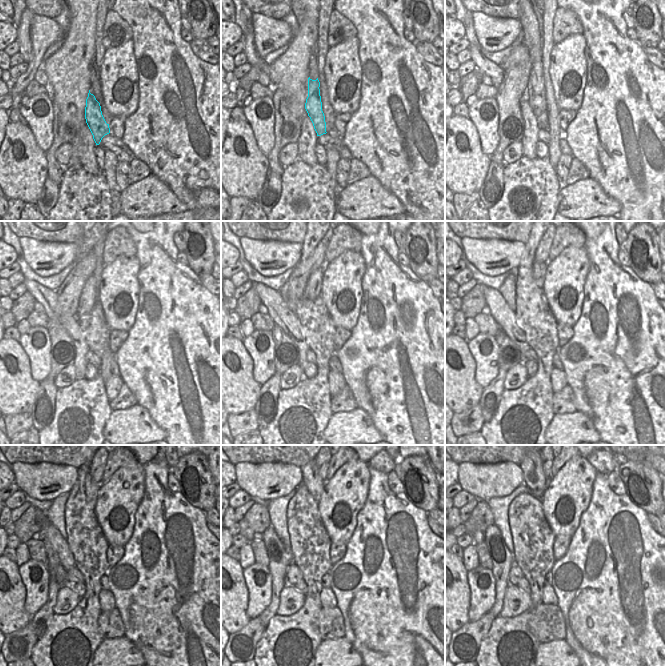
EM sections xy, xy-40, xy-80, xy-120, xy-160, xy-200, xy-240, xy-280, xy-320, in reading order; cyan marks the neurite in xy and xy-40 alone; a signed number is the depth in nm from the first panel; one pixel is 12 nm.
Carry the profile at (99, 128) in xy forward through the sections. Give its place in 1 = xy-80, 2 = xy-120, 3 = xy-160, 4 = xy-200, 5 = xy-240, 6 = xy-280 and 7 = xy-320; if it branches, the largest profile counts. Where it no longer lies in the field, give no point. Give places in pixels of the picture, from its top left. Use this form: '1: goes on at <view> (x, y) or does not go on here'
1: goes on at xy-80 (537, 101)
2: goes on at xy-120 (88, 298)
3: goes on at xy-160 (313, 288)
4: goes on at xy-200 (539, 268)
5: goes on at xy-240 (91, 487)
6: goes on at xy-280 (315, 484)
7: goes on at xy-320 (534, 477)

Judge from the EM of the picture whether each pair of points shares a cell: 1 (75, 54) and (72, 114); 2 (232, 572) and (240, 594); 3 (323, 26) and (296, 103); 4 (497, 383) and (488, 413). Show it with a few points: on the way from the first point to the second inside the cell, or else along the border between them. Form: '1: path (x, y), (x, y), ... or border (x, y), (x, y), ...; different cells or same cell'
1: path (75, 69), (75, 99); same cell
2: path (232, 577), (236, 581), (236, 589); same cell
3: border (317, 19), (316, 43); different cells
4: path (494, 390), (490, 397), (489, 406); same cell

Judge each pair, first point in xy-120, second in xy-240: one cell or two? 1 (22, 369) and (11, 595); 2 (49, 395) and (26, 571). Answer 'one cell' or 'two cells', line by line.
1: one cell
2: two cells

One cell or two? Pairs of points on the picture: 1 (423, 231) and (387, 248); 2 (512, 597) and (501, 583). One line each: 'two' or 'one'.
1: two
2: two

